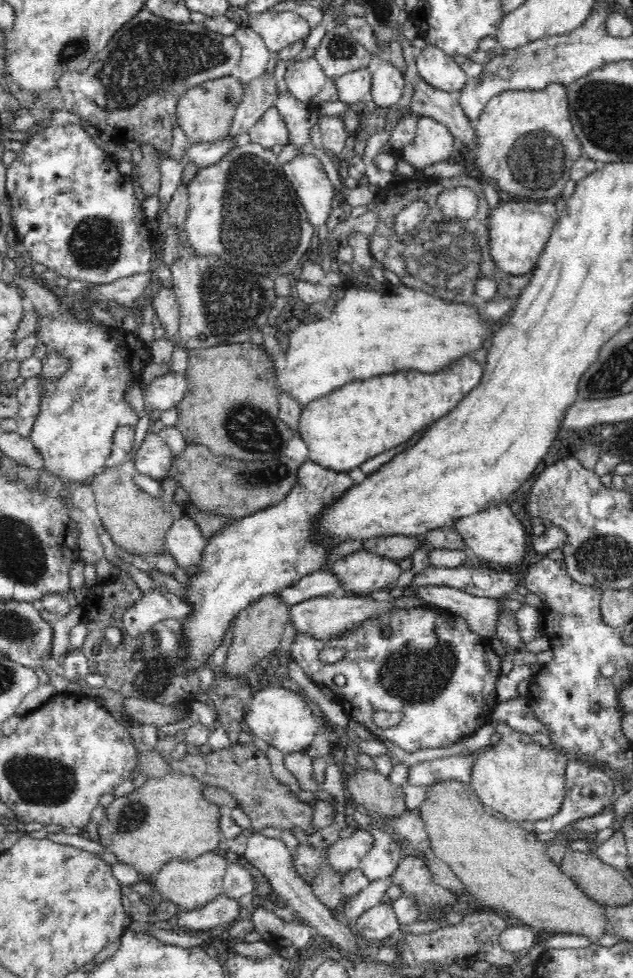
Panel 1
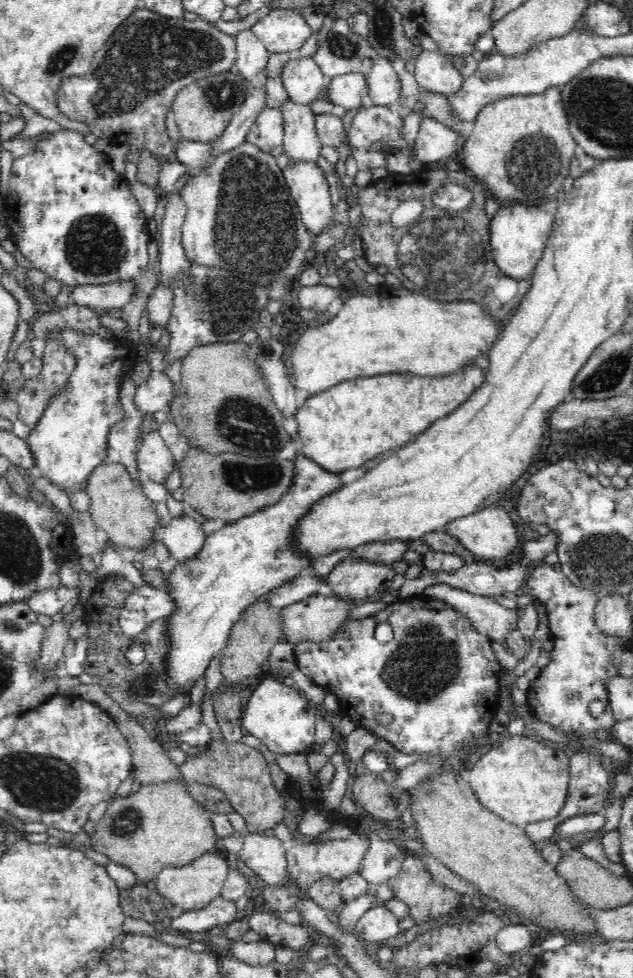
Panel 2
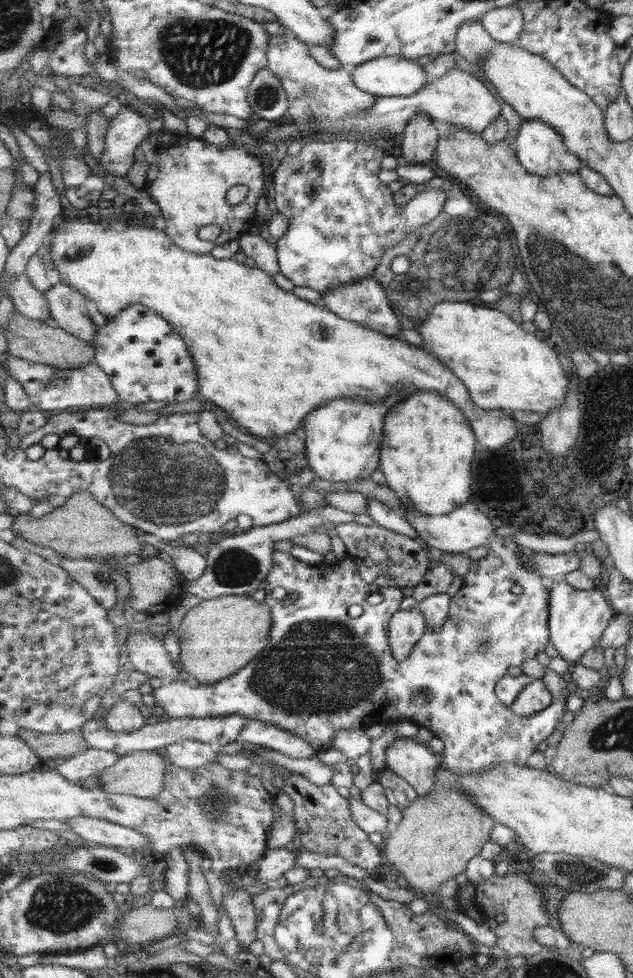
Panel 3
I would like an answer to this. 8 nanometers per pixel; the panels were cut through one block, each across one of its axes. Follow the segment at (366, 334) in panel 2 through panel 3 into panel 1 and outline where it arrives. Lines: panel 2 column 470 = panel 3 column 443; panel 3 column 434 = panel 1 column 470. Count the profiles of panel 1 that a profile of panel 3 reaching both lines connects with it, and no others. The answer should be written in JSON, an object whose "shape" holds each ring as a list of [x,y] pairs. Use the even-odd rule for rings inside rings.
{"shape":[[[352,287],[342,300],[337,300],[334,312],[328,318],[324,318],[326,314],[323,313],[309,322],[300,322],[290,334],[285,354],[286,364],[282,370],[276,370],[277,388],[304,408],[354,380],[402,372],[400,368],[438,372],[461,356],[473,355],[478,348],[483,347],[488,336],[492,336],[490,326],[484,324],[479,319],[479,314],[467,304],[448,304],[438,296],[430,296],[412,287],[407,288],[404,296]]]}

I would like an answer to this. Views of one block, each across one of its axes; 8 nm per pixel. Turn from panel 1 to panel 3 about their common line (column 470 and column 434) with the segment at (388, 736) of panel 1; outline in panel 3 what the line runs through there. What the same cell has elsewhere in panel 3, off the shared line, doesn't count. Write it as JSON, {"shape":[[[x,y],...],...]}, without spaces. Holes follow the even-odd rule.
{"shape":[[[498,536],[491,541],[487,548],[487,555],[484,558],[472,562],[469,572],[464,577],[464,583],[452,596],[450,611],[445,624],[439,629],[428,629],[425,632],[423,641],[413,650],[412,655],[410,658],[407,658],[407,660],[394,659],[388,630],[392,616],[396,614],[399,610],[399,606],[401,606],[401,602],[403,602],[403,598],[407,593],[406,590],[398,586],[387,586],[382,588],[377,584],[368,583],[361,577],[359,565],[348,556],[334,564],[323,562],[321,564],[311,565],[301,562],[301,560],[293,556],[291,552],[276,551],[274,553],[273,569],[266,579],[266,596],[264,598],[264,602],[272,609],[270,645],[268,645],[257,658],[253,659],[251,663],[245,668],[242,668],[239,672],[236,672],[232,677],[224,678],[213,684],[201,685],[191,681],[189,678],[164,682],[162,686],[155,689],[152,693],[156,705],[163,708],[169,718],[173,717],[174,719],[185,717],[207,718],[238,714],[251,719],[273,723],[293,734],[301,735],[301,738],[310,742],[317,751],[333,748],[334,736],[339,731],[366,729],[374,724],[399,722],[399,720],[409,719],[420,727],[431,731],[434,736],[440,738],[444,743],[444,749],[440,755],[441,763],[447,767],[453,775],[463,776],[465,774],[477,774],[476,772],[488,771],[496,764],[504,762],[512,762],[525,766],[527,760],[529,760],[529,756],[533,756],[535,751],[537,752],[537,750],[542,749],[545,740],[555,732],[557,726],[559,726],[559,722],[563,722],[561,720],[563,720],[563,716],[565,716],[567,706],[565,706],[565,702],[557,702],[557,704],[551,703],[551,706],[548,706],[545,710],[538,712],[536,715],[521,716],[512,709],[511,705],[506,705],[504,701],[499,700],[496,691],[500,680],[508,674],[508,668],[512,666],[520,667],[525,660],[536,658],[539,653],[544,653],[547,644],[549,644],[549,641],[551,642],[551,631],[549,631],[550,588],[546,587],[546,580],[543,579],[541,575],[537,575],[535,571],[531,571],[531,567],[529,567],[529,562],[531,562],[531,558],[533,558],[533,554],[535,554],[533,550],[523,549],[523,547],[517,545],[517,543],[513,541],[513,538],[500,538]],[[513,585],[522,586],[522,593],[513,594],[513,592],[511,592]],[[277,586],[282,586],[286,589],[287,594],[299,594],[298,599],[293,604],[285,604],[283,599],[277,600],[273,598],[271,592],[273,592]],[[375,592],[383,595],[383,601],[376,605],[369,604],[369,602],[367,602],[367,596],[369,596],[369,594],[375,594]],[[353,604],[360,605],[363,610],[362,614],[355,618],[349,616],[349,606],[353,606]]]}

